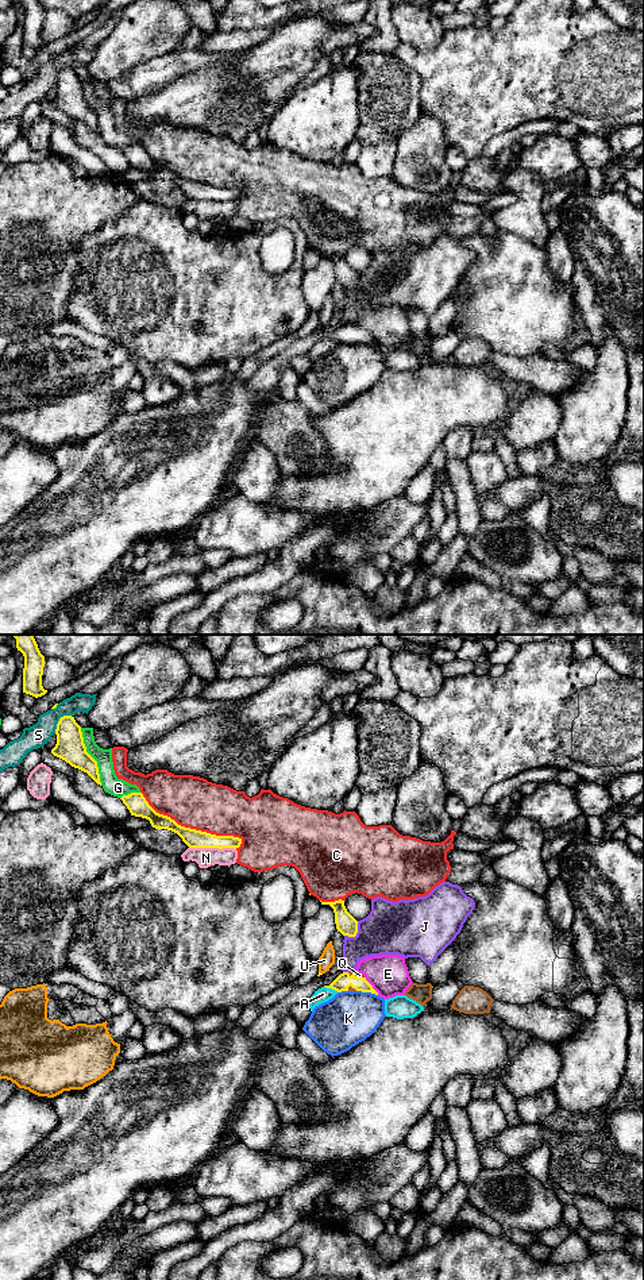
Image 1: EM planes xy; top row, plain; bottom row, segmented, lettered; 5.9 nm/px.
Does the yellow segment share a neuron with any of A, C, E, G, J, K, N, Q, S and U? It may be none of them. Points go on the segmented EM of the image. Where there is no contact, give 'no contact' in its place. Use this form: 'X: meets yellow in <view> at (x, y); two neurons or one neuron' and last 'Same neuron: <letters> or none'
A: meets yellow in xy at (331, 987); two neurons
C: meets yellow in xy at (192, 829); two neurons
E: meets yellow in xy at (371, 986); two neurons
G: meets yellow in xy at (91, 756); two neurons
J: meets yellow in xy at (357, 932); two neurons
K: meets yellow in xy at (367, 991); two neurons
N: meets yellow in xy at (212, 847); two neurons
Q: meets yellow in xy at (355, 976); one neuron
S: meets yellow in xy at (60, 720); two neurons
U: meets yellow in xy at (319, 972); two neurons
Same neuron: Q

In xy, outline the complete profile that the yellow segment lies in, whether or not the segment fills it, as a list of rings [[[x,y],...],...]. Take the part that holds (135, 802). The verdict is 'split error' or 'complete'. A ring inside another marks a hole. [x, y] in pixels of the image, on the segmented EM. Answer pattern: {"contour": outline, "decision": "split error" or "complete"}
{"contour": [[[131,793],[120,798],[131,816],[150,821],[155,829],[167,829],[177,833],[189,848],[239,848],[242,838],[234,836],[216,836],[207,832],[178,825],[167,816],[157,813],[142,793]]], "decision": "complete"}

